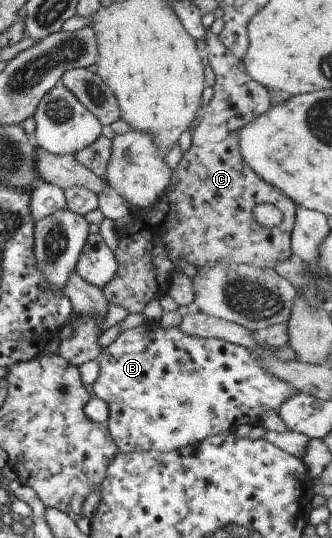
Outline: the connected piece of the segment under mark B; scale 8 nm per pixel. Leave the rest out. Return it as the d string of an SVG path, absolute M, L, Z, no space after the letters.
M146 321L122 331L98 355L98 374L89 391L107 404L106 428L121 453L157 451L169 453L206 437L229 433L240 425L257 426L261 414L279 409L296 390L269 375L251 350L217 338L185 335L179 327L162 328L157 322Z

